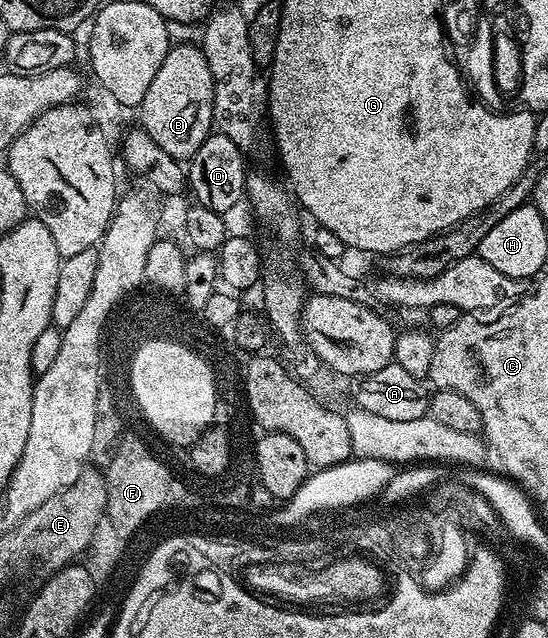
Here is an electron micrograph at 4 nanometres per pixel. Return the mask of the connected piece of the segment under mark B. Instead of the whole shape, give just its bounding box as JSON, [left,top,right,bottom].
[139,43,214,161]

